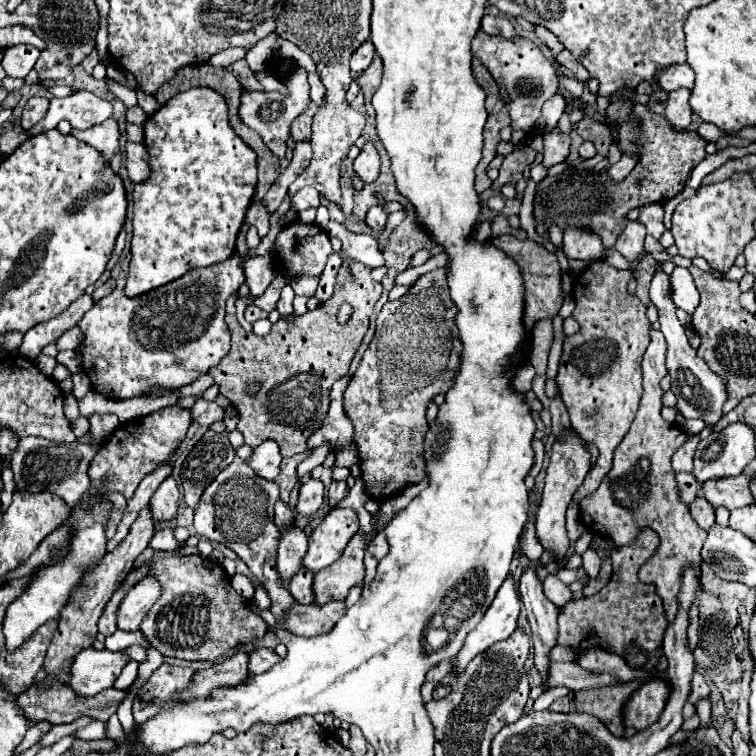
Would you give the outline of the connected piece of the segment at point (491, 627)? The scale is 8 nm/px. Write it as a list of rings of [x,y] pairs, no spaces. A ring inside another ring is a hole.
[[[510,574],[508,580],[500,586],[492,606],[480,620],[480,624],[468,634],[462,650],[456,656],[456,670],[454,674],[460,674],[466,664],[480,652],[484,652],[494,642],[506,640],[516,630],[516,620],[520,614],[520,596],[516,590],[516,580]]]

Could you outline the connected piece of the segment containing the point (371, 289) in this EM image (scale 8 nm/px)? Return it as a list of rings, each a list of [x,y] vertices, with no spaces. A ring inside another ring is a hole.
[[[340,252],[340,258],[342,266],[336,274],[332,296],[316,310],[296,316],[294,322],[278,320],[266,336],[244,332],[238,324],[234,308],[238,292],[226,302],[226,324],[232,332],[232,348],[208,374],[212,374],[220,394],[224,394],[238,410],[238,430],[252,448],[264,440],[274,440],[278,442],[282,456],[306,452],[306,438],[320,428],[328,412],[332,382],[348,372],[350,362],[362,344],[370,314],[382,294],[382,284],[372,280],[372,268],[350,258],[346,252]],[[342,302],[354,306],[354,314],[346,326],[336,322],[336,312]],[[254,382],[260,384],[260,390],[248,394],[246,386]]]

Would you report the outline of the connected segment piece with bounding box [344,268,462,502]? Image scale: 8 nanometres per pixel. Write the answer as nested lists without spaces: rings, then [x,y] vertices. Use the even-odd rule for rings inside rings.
[[[436,268],[434,272],[420,276],[410,292],[402,296],[402,300],[388,302],[384,308],[386,314],[378,314],[376,318],[376,334],[344,392],[344,412],[354,424],[354,446],[360,456],[364,488],[366,494],[378,502],[392,498],[410,484],[418,484],[424,476],[424,458],[420,456],[420,452],[424,434],[428,430],[426,406],[430,400],[434,400],[436,394],[444,394],[452,386],[462,350],[462,344],[458,340],[458,328],[454,324],[456,306],[450,302],[452,300],[448,294],[444,268]],[[428,290],[436,290],[436,294],[430,298],[422,296]]]

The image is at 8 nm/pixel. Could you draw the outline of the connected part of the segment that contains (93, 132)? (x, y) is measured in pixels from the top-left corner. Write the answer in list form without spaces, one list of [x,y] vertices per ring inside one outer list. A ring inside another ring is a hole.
[[[108,118],[102,124],[96,124],[88,130],[80,130],[80,132],[72,132],[78,140],[94,146],[96,150],[100,150],[106,158],[106,162],[118,172],[122,166],[122,156],[120,156],[120,126],[116,122],[116,118]]]

